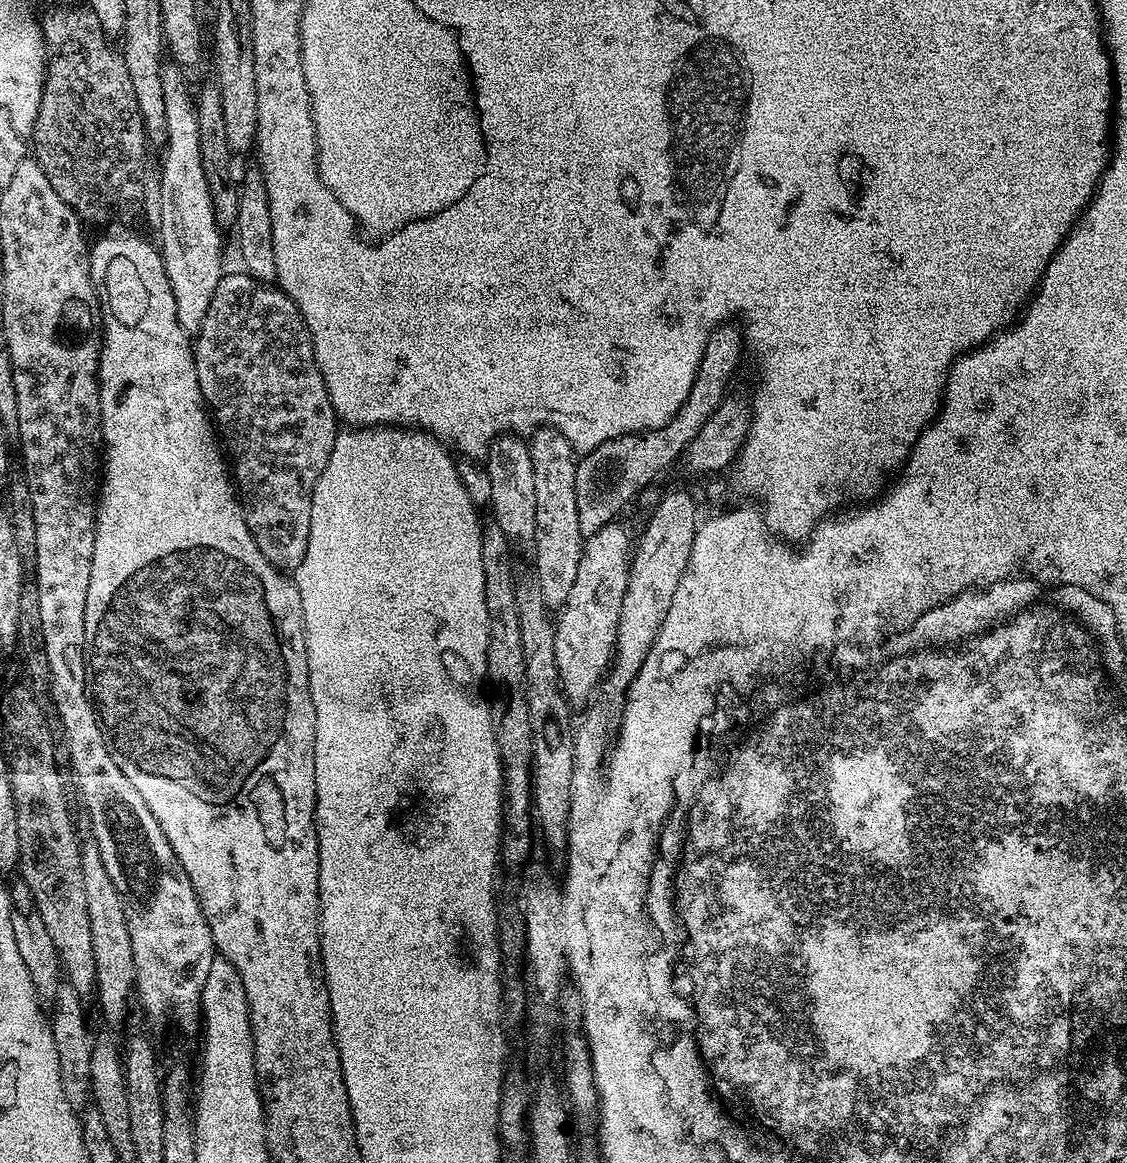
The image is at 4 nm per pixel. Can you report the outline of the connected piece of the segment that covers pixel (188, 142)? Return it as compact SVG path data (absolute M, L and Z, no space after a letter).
M167 69L162 75L167 140L160 172L160 249L171 289L174 290L178 322L189 334L199 331L210 301L224 275L222 234L216 220L209 184L200 154L196 104L181 76Z

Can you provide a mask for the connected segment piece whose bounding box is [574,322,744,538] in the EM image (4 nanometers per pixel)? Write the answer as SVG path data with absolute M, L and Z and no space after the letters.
M725 322L712 332L686 402L666 426L602 442L602 446L579 457L574 491L578 506L578 526L584 538L593 536L595 532L602 530L602 526L613 523L619 517L616 515L636 494L638 496L647 489L662 469L675 459L677 461L727 396L728 384L741 356L744 356L743 333L739 327L731 328L732 326Z

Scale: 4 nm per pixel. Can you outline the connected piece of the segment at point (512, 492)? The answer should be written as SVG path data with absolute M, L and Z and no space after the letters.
M516 434L498 436L488 447L484 465L490 478L489 507L492 518L502 527L502 532L510 542L533 541L536 524L536 497L534 468L532 468L529 445Z

